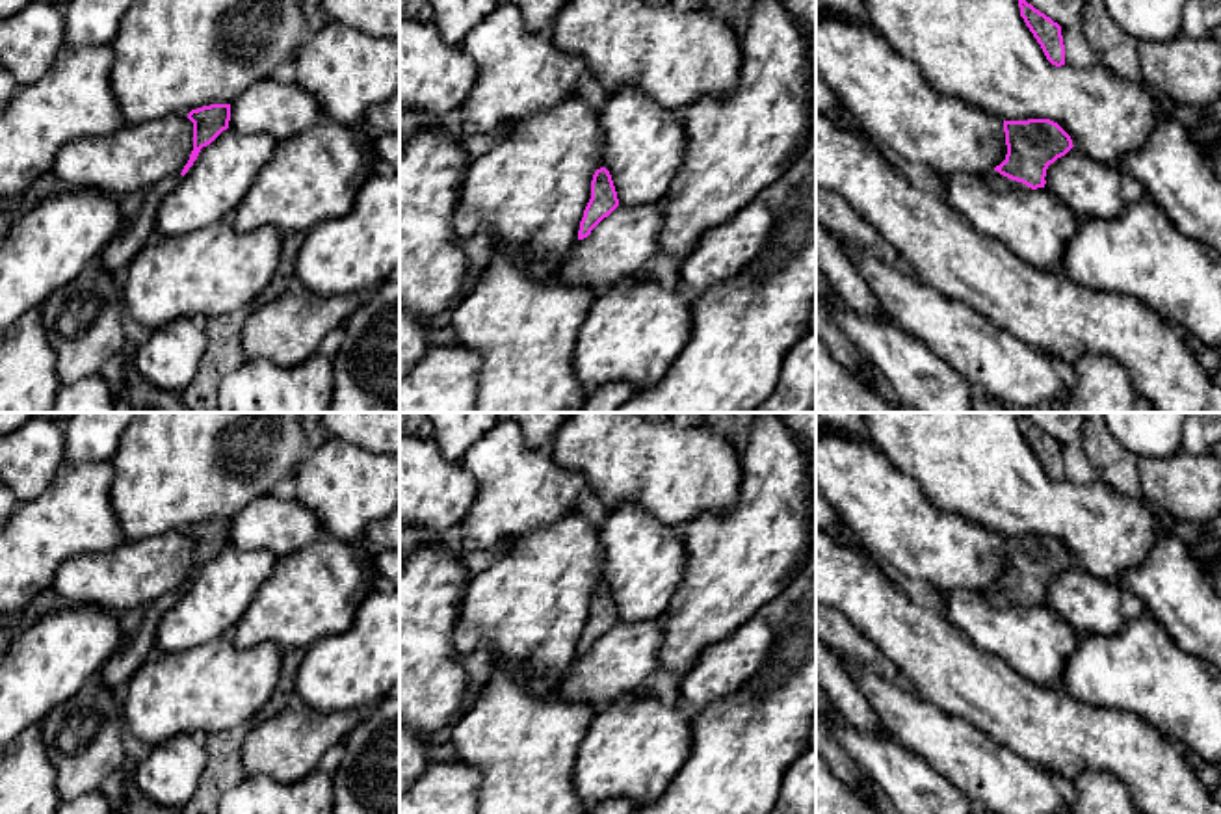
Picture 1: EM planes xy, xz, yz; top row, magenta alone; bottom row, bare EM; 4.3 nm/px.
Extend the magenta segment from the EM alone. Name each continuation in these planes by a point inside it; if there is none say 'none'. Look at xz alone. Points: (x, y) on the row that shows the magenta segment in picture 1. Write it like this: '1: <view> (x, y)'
none

